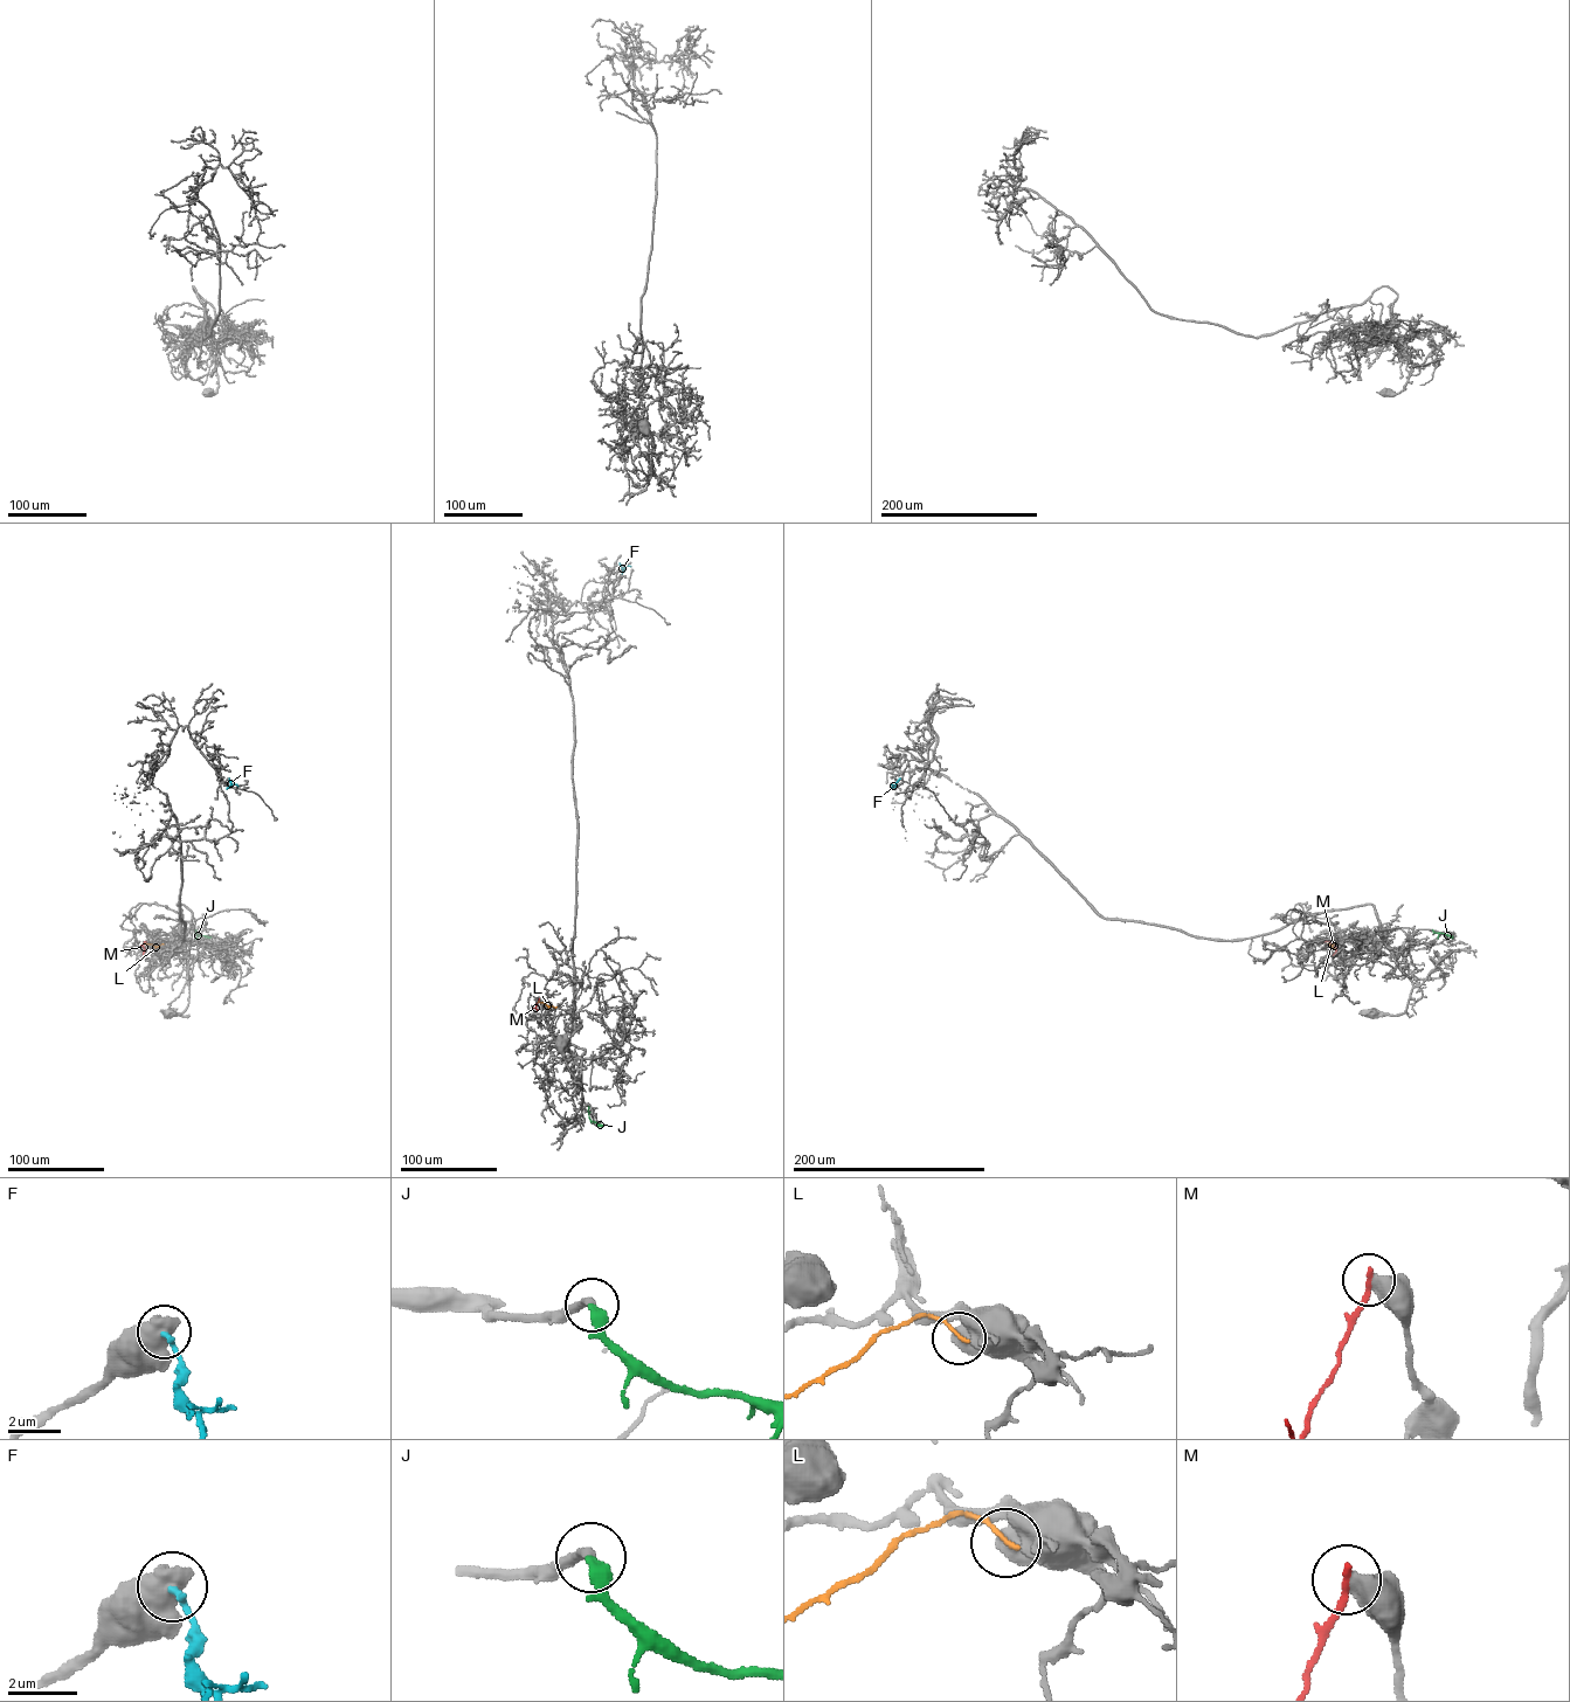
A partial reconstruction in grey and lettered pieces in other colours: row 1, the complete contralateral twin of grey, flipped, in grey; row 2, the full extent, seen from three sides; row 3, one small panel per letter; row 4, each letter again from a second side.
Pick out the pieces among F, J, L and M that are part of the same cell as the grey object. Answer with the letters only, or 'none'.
J, L

